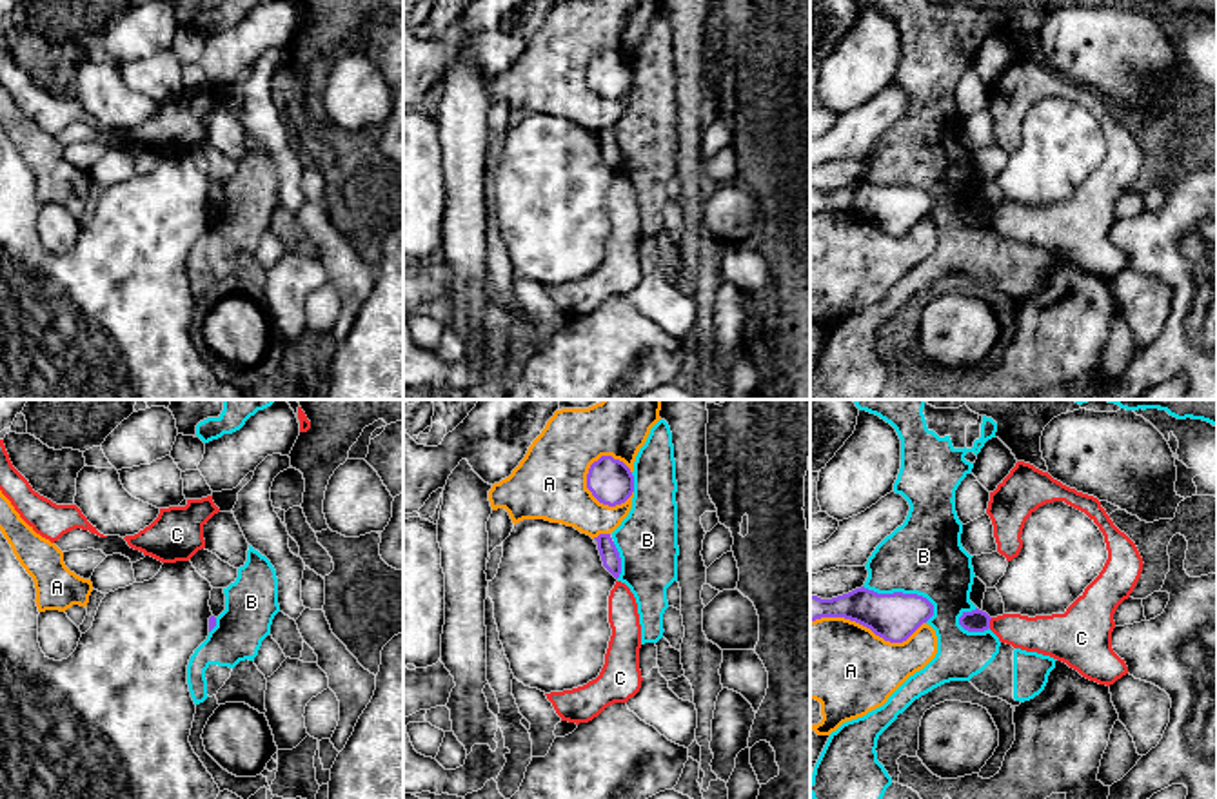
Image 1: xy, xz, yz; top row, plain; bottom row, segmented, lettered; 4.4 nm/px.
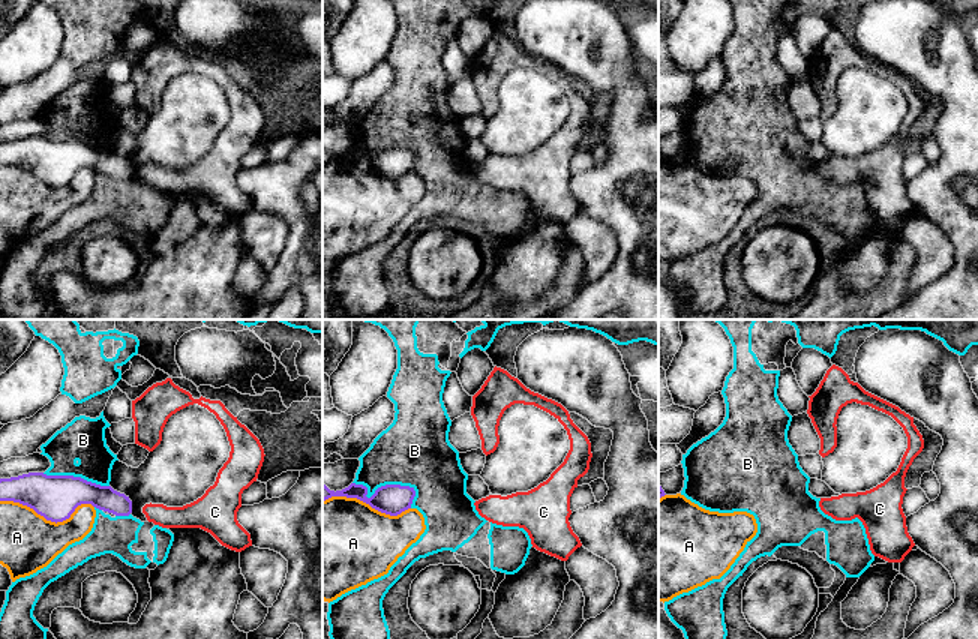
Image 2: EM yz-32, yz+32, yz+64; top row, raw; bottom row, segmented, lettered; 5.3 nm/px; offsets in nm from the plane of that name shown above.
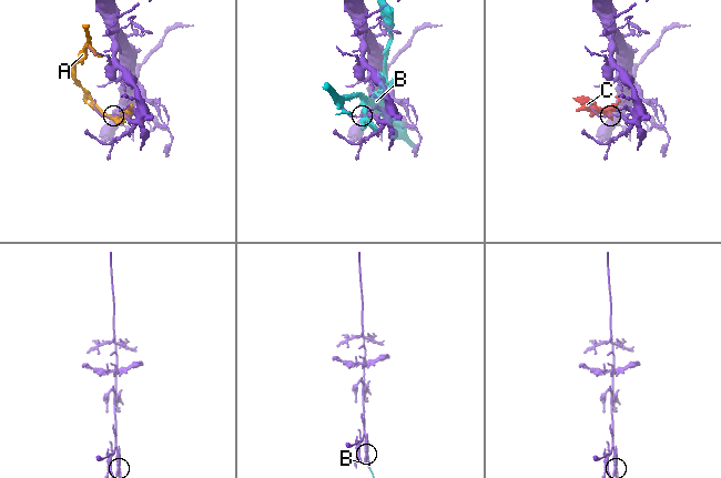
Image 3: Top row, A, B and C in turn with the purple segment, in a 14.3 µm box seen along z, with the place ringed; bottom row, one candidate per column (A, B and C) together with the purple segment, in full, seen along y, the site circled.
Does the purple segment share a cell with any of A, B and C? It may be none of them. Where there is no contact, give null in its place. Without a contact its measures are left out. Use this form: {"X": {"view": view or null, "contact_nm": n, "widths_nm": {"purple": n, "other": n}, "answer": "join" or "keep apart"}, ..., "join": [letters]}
{"A": {"view": "xz", "contact_nm": 240, "widths_nm": {"purple": 200, "other": 320}, "answer": "keep apart"}, "B": {"view": "yz", "contact_nm": 340, "widths_nm": {"purple": 220, "other": 340}, "answer": "keep apart"}, "C": {"view": "yz", "contact_nm": 50, "widths_nm": {"purple": 100, "other": 170}, "answer": "keep apart"}, "join": []}

